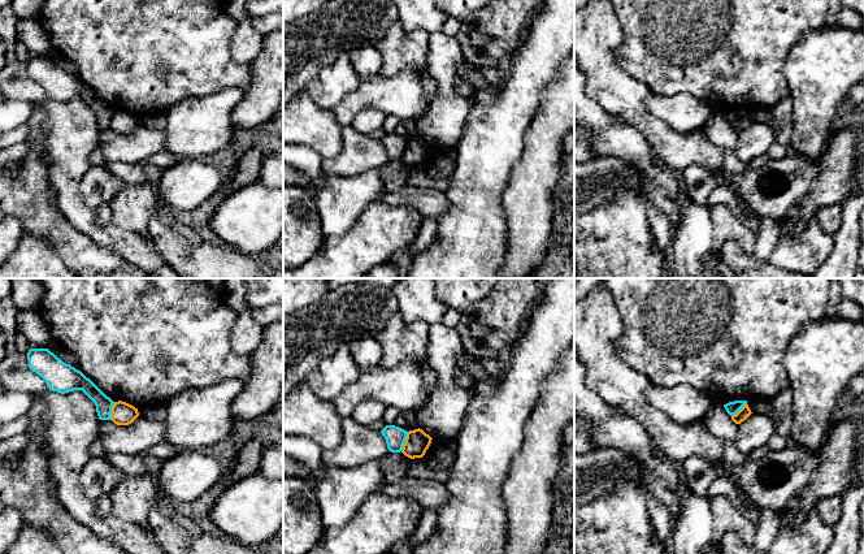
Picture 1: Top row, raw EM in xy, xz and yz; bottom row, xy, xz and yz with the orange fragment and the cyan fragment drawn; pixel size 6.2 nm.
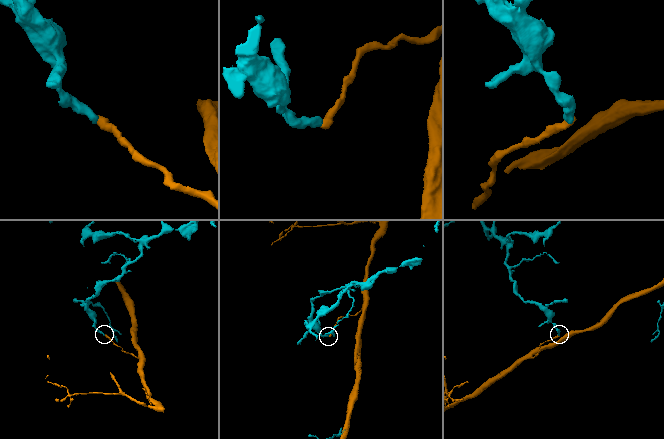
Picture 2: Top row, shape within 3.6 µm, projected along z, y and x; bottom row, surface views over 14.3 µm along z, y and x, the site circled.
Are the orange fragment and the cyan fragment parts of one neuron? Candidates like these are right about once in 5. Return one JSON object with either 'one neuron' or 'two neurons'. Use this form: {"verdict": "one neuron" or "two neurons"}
{"verdict": "two neurons"}

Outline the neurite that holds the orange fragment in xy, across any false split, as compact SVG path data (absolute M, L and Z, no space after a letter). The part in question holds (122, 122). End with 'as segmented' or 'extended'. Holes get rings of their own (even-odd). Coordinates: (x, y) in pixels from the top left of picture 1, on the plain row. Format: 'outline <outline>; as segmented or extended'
outline M122 109L114 111L110 121L110 129L117 134L129 134L138 125L138 117Z; as segmented

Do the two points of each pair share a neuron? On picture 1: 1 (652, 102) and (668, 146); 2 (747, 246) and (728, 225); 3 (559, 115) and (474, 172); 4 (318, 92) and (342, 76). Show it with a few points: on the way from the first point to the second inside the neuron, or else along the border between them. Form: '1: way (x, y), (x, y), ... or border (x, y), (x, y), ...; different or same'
1: border (650, 90), (646, 107), (677, 131), (685, 131); different
2: way (743, 241), (733, 230); same
3: border (538, 111), (525, 134), (522, 155), (513, 167); different
4: way (324, 91), (337, 79); same

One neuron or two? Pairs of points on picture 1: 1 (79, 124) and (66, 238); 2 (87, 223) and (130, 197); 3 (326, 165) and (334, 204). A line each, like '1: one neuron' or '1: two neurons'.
1: two neurons
2: two neurons
3: two neurons

